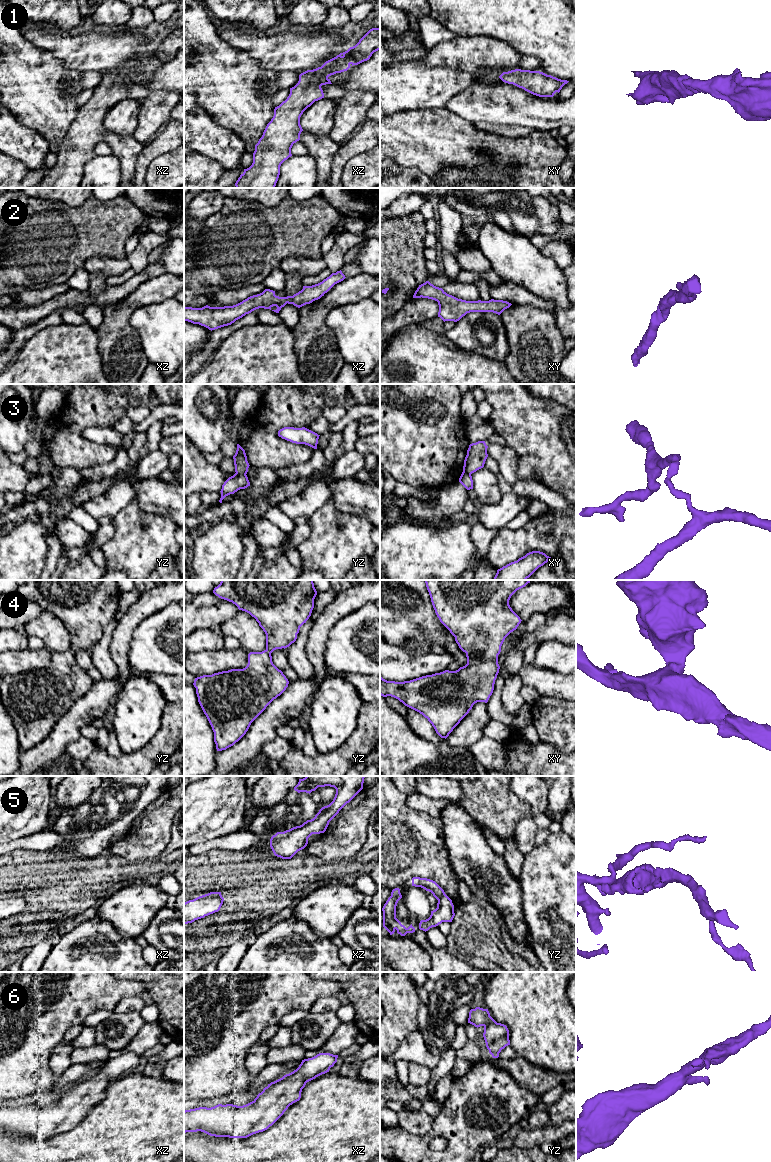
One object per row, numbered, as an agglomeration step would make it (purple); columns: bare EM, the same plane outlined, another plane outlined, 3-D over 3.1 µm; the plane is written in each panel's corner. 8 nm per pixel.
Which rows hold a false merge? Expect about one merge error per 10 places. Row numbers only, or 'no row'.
3

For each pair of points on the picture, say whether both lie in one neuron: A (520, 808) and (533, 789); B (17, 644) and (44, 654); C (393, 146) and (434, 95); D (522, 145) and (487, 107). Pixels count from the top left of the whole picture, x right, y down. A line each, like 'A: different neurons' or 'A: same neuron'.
A: different neurons
B: different neurons
C: different neurons
D: different neurons

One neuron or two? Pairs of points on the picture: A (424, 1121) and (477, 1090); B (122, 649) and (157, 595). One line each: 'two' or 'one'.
A: two
B: one

